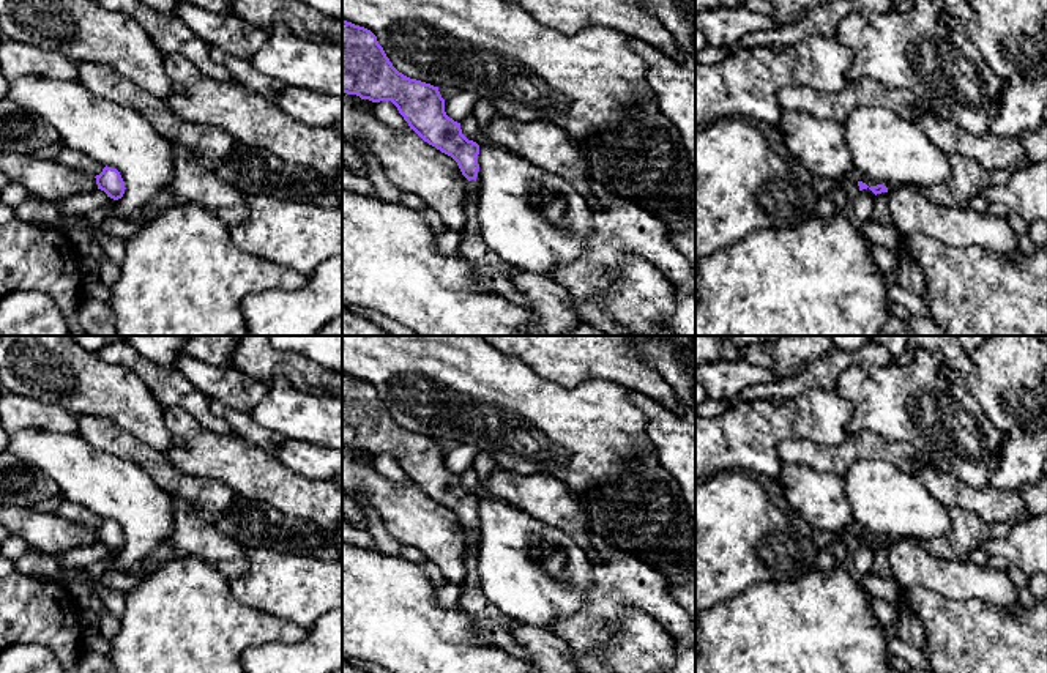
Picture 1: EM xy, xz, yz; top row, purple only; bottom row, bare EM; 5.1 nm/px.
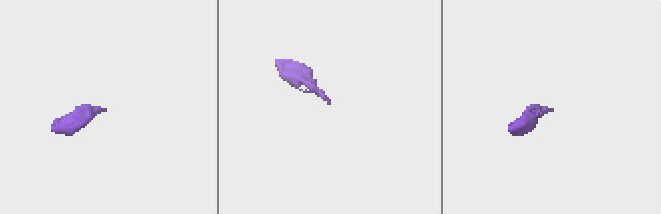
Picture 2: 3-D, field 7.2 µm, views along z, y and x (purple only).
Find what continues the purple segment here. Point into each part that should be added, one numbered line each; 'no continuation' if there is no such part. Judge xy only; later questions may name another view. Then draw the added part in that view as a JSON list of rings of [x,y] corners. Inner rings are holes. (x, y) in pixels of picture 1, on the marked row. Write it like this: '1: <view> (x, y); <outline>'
1: xy (74, 159); [[[63,147],[60,150],[57,159],[69,169],[76,169],[76,170],[80,170],[80,172],[85,172],[85,173],[95,175],[95,177],[99,175],[104,169],[104,165],[96,162],[93,158],[90,158],[80,151],[71,150],[68,147]]]

